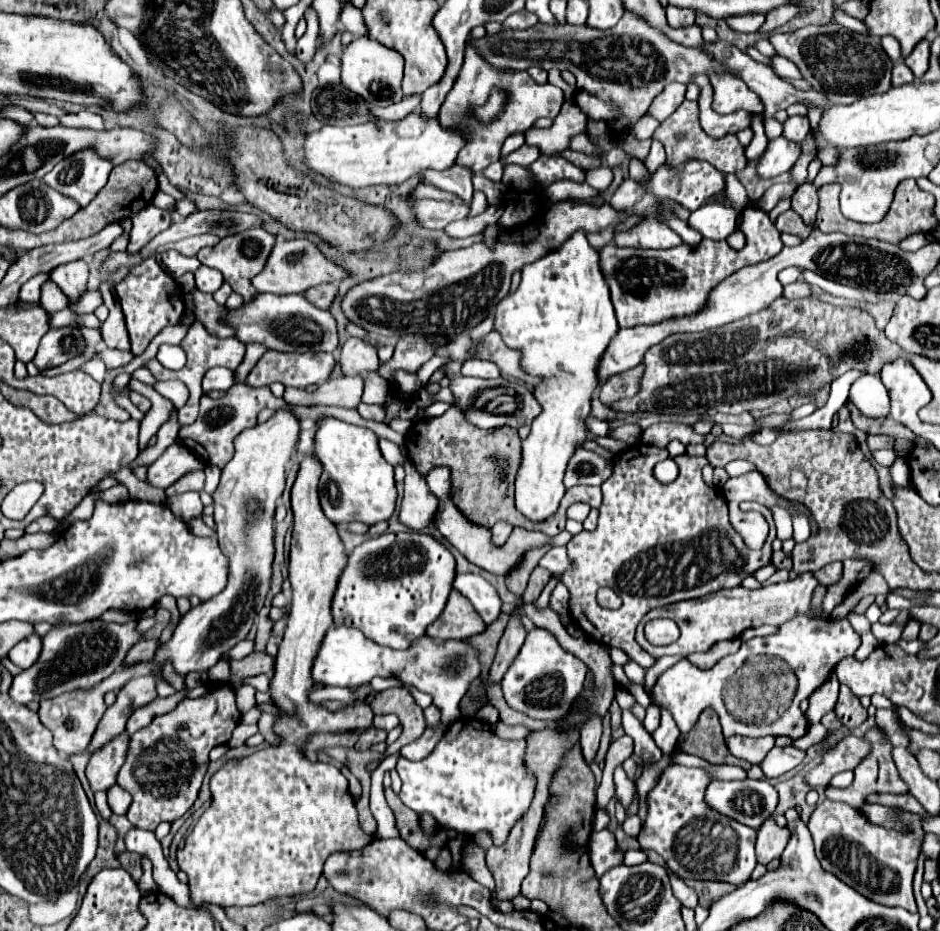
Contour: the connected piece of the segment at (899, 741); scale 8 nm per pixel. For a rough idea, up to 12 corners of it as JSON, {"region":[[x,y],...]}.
{"region":[[877,709],[875,723],[893,747],[909,749],[905,733],[895,711]]}

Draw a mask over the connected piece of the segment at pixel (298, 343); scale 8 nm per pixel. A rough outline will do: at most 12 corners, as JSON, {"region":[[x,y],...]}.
{"region":[[261,293],[229,311],[243,343],[329,351],[337,321],[303,295]]}

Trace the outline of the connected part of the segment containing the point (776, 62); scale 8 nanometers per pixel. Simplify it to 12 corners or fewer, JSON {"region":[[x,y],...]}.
{"region":[[773,57],[773,71],[779,77],[801,79],[801,71],[785,57]]}

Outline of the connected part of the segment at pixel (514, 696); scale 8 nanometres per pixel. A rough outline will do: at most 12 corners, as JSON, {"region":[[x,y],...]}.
{"region":[[533,629],[501,679],[511,709],[563,721],[585,663]]}

